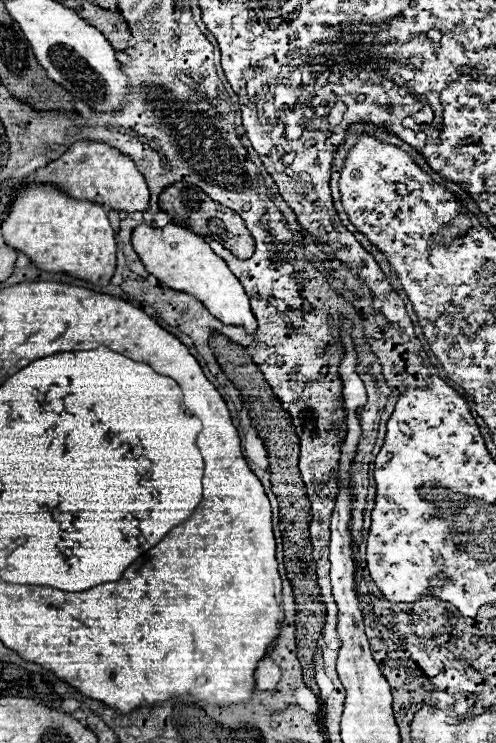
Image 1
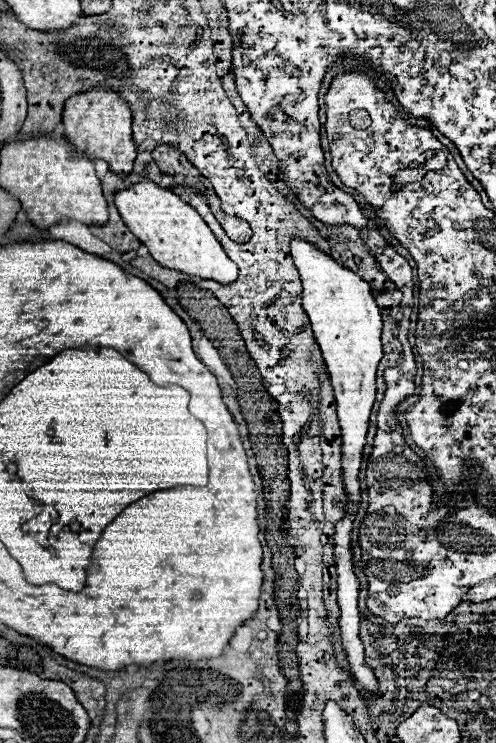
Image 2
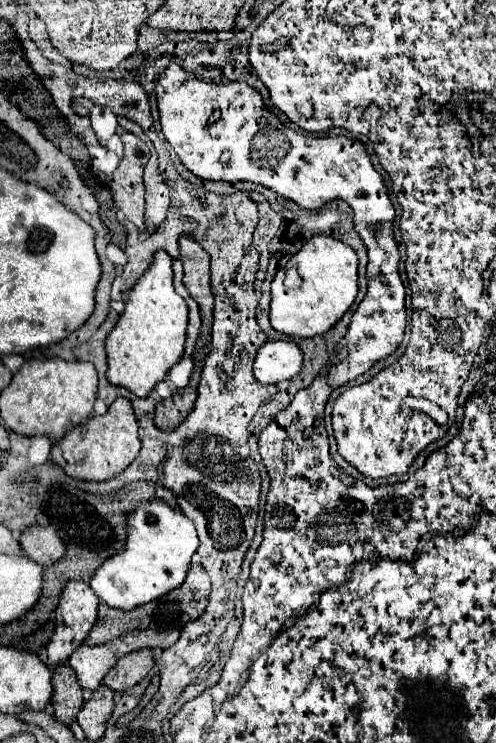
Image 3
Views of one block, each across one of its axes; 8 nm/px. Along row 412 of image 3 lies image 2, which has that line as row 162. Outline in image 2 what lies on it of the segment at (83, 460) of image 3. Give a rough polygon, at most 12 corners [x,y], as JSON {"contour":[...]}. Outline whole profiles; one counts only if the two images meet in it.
{"contour":[[108,88],[64,108],[76,152],[128,176],[136,160],[130,108]]}

